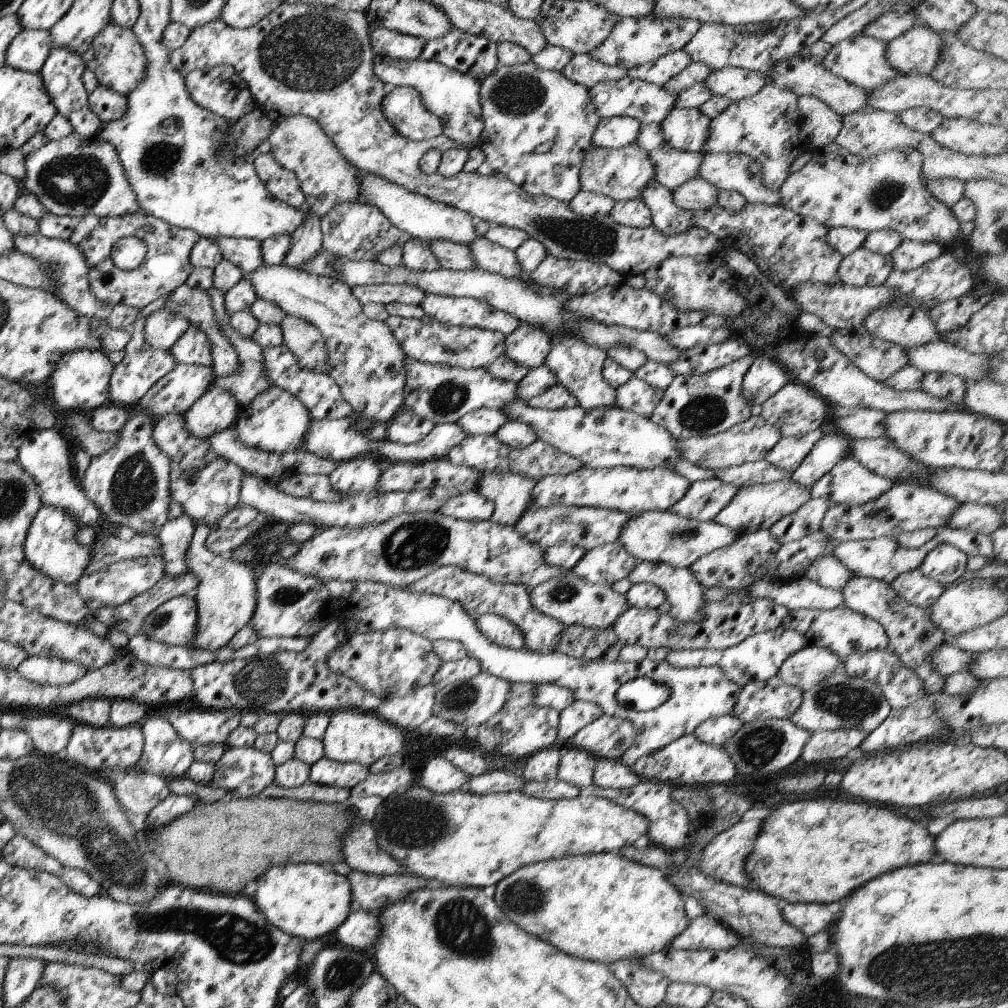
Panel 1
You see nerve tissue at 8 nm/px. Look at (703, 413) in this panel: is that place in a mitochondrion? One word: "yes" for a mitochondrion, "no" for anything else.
yes

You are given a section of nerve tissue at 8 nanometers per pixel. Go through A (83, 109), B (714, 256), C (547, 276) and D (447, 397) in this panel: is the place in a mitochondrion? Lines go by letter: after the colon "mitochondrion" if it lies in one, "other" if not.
A: other
B: other
C: other
D: mitochondrion

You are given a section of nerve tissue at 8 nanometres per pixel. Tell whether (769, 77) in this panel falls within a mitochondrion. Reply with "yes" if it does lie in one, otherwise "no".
no

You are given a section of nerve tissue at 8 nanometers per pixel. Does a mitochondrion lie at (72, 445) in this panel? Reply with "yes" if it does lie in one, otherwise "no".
no

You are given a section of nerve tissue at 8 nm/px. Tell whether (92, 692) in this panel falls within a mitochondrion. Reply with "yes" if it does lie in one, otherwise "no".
no

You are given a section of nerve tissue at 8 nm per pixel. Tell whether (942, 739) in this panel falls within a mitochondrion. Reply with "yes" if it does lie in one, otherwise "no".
no

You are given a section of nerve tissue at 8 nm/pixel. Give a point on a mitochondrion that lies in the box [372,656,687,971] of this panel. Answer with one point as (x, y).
(462, 927)

